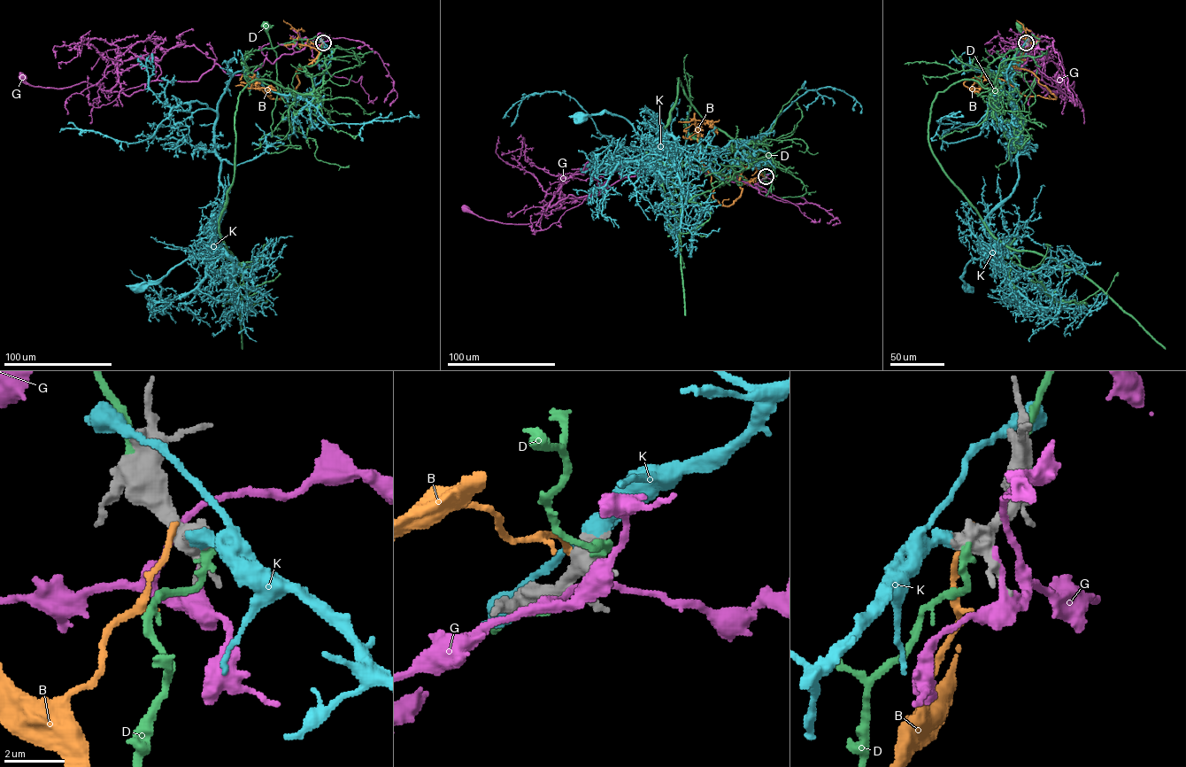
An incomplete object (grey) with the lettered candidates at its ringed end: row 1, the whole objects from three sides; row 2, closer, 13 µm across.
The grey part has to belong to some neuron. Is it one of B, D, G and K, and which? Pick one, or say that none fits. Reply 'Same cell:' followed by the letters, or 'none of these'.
Same cell: K

